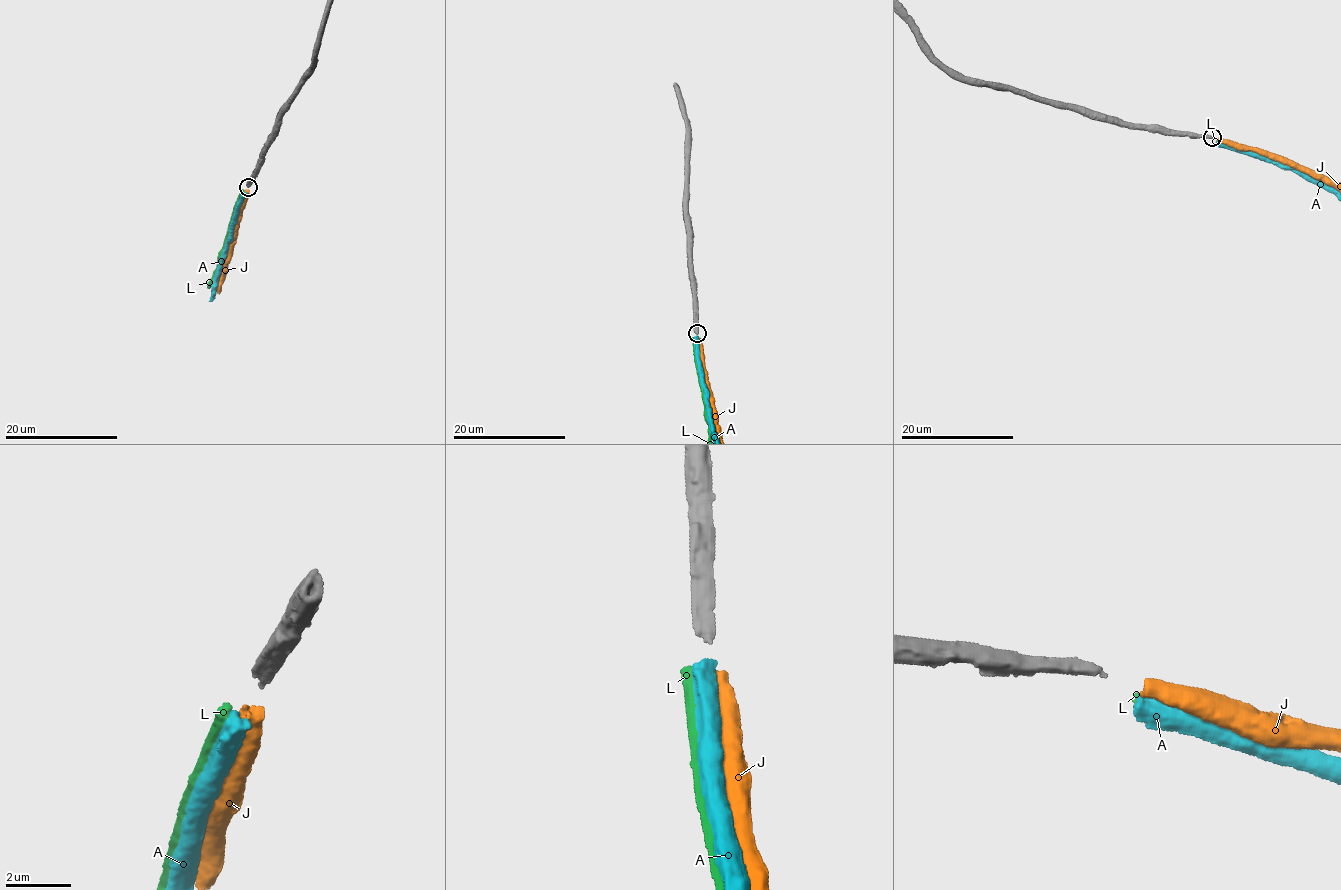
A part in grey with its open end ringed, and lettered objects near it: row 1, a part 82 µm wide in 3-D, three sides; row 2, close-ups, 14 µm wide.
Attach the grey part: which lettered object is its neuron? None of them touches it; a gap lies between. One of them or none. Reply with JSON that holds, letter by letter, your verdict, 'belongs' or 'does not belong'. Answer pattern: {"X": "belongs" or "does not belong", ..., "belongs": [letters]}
{"A": "does not belong", "J": "belongs", "L": "does not belong", "belongs": ["J"]}

